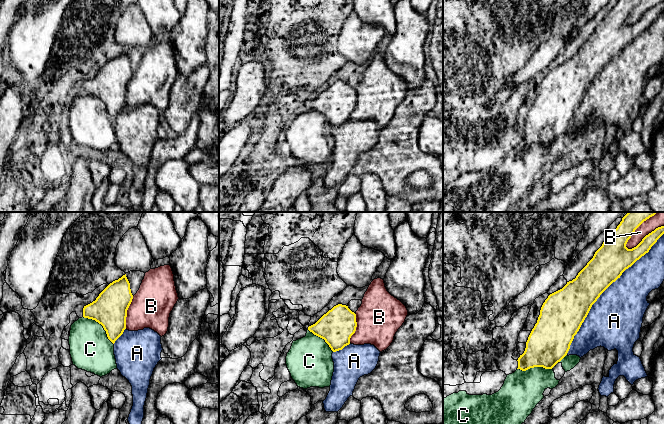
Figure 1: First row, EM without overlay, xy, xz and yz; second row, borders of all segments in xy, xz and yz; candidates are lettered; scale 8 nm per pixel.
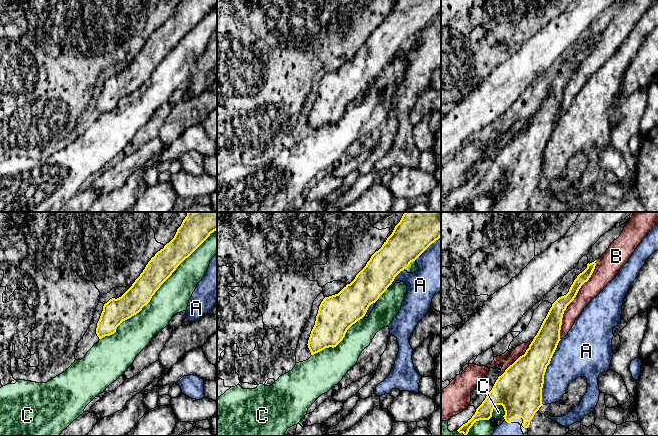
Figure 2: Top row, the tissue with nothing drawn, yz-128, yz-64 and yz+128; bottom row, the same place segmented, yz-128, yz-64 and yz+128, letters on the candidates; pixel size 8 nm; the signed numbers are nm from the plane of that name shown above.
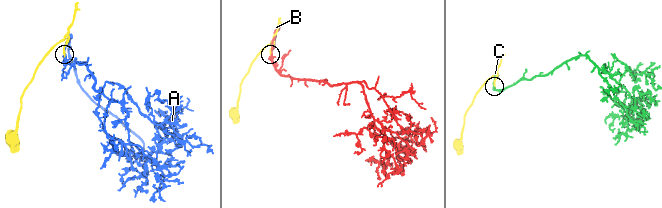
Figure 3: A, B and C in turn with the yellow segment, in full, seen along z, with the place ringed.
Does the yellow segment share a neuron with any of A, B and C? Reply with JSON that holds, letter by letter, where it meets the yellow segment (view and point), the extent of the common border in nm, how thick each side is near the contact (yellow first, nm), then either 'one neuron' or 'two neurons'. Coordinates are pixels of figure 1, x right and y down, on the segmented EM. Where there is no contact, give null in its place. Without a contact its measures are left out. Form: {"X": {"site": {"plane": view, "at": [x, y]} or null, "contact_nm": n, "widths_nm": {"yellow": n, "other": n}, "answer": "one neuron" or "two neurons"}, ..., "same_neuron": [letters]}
{"A": {"site": {"plane": "yz", "at": [603, 291]}, "contact_nm": 1250, "widths_nm": {"yellow": 280, "other": 420}, "answer": "one neuron"}, "B": {"site": {"plane": "yz", "at": [636, 228]}, "contact_nm": 380, "widths_nm": {"yellow": 200, "other": 100}, "answer": "two neurons"}, "C": {"site": {"plane": "xy", "at": [102, 325]}, "contact_nm": 340, "widths_nm": {"yellow": 280, "other": 340}, "answer": "two neurons"}, "same_neuron": ["A"]}

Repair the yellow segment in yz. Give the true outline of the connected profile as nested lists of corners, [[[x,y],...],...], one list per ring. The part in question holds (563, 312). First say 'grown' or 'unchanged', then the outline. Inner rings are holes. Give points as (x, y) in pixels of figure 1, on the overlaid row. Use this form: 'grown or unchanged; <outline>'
grown; [[[628,212],[576,278],[548,296],[541,307],[537,323],[528,337],[525,351],[517,360],[517,369],[522,371],[534,367],[552,369],[566,355],[577,355],[581,358],[590,350],[601,346],[608,351],[614,349],[618,351],[617,363],[609,370],[608,377],[603,376],[599,385],[598,390],[601,396],[608,397],[614,392],[614,384],[619,376],[624,376],[631,385],[636,380],[648,376],[640,357],[634,354],[633,347],[640,338],[643,317],[650,305],[647,296],[652,290],[658,289],[664,281],[664,226],[646,235],[632,249],[628,249],[626,244],[635,230],[656,213]]]

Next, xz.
grown; [[[342,304],[334,306],[308,327],[333,351],[334,372],[330,391],[323,401],[326,412],[338,412],[353,395],[359,378],[370,374],[378,364],[381,352],[374,345],[350,343],[356,327],[356,314]]]

